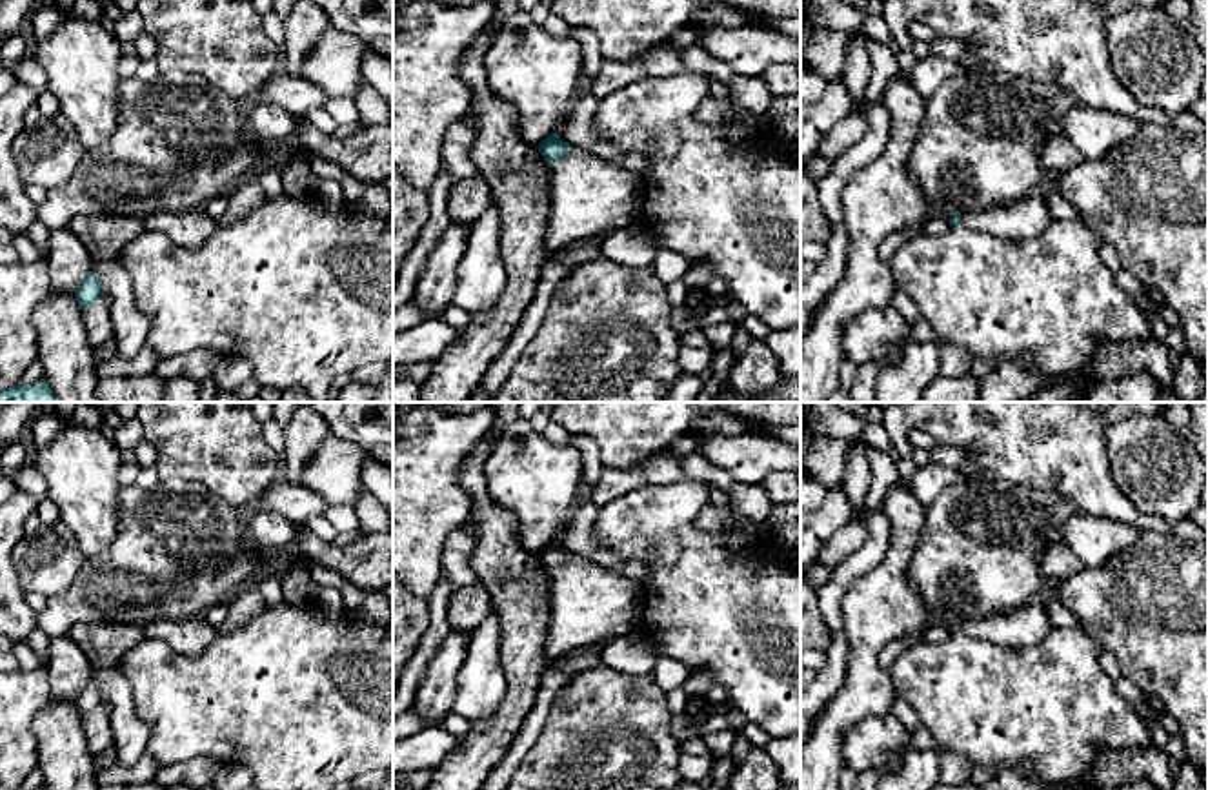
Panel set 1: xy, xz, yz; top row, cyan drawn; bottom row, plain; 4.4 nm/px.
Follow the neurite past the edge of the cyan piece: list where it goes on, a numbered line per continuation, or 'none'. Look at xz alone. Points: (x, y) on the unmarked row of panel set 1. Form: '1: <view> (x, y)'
1: xz (590, 603)

